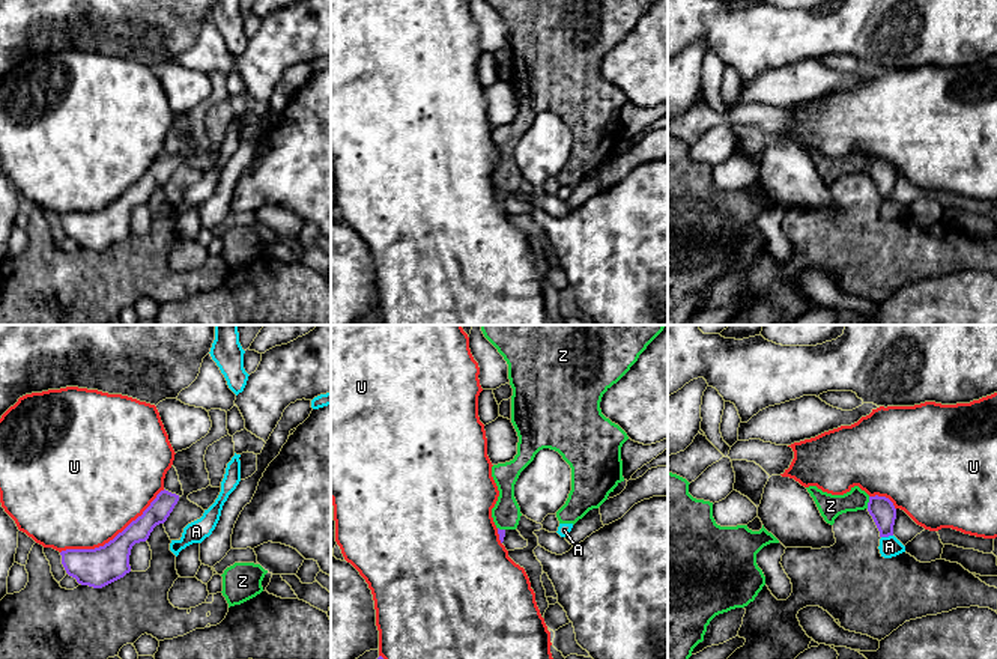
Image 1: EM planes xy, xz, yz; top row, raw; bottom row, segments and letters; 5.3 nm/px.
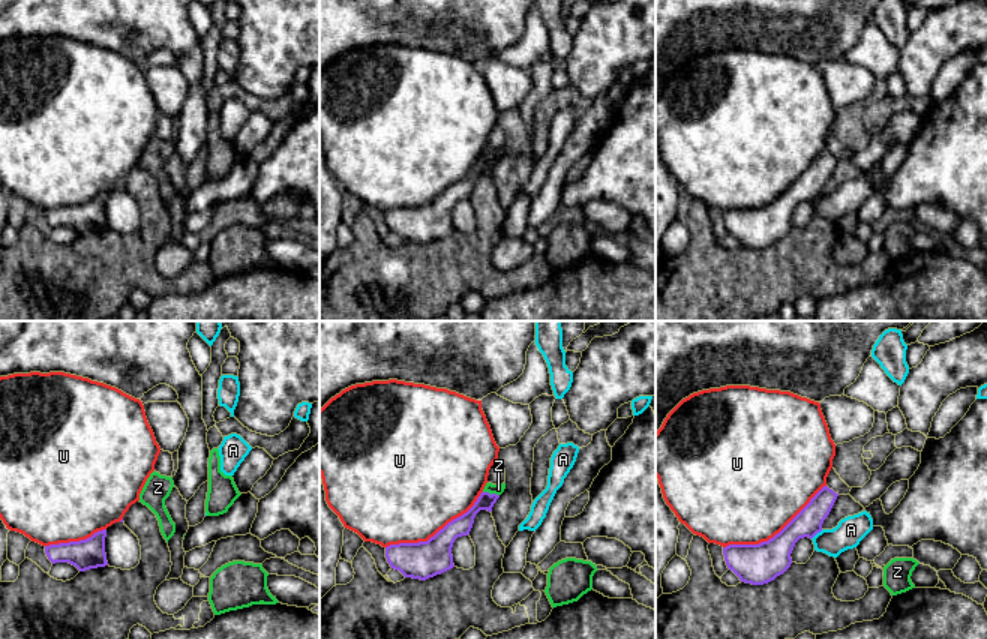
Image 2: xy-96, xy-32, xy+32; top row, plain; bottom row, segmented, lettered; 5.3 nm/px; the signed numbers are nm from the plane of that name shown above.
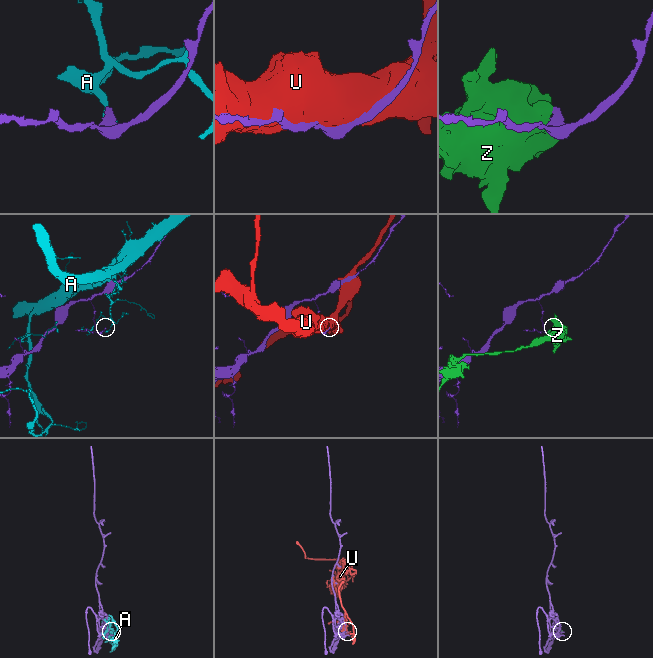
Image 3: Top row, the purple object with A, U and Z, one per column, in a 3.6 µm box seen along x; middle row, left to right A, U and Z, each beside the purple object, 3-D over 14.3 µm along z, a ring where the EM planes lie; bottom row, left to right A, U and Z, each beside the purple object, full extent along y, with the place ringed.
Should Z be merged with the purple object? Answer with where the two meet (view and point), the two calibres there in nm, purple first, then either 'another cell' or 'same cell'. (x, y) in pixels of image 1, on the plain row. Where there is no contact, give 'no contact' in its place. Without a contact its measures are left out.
contact yz (868, 166); calibres 140 and 130 nm; another cell

